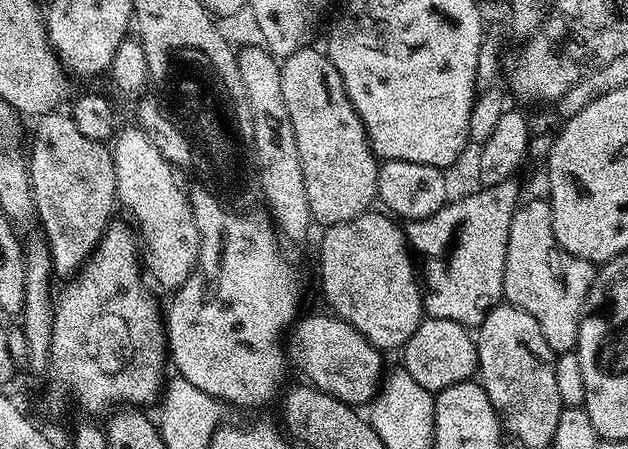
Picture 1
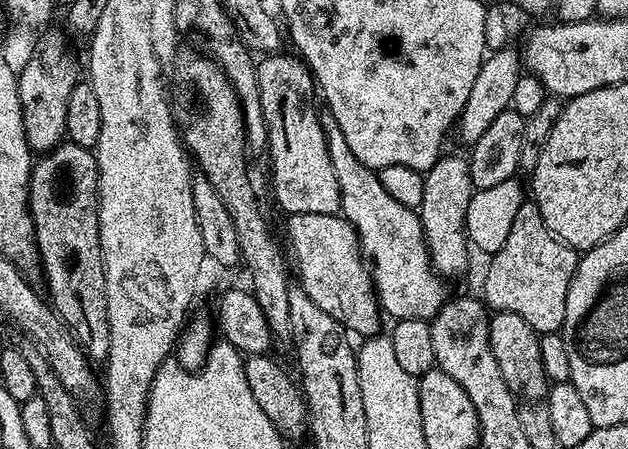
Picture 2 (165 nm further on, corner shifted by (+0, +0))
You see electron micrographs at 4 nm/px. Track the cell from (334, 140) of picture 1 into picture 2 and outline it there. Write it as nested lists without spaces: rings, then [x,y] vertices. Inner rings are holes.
[[[268,54],[256,65],[258,94],[262,98],[262,114],[268,127],[268,147],[266,156],[272,159],[272,192],[280,203],[284,214],[330,214],[340,212],[340,191],[338,178],[334,176],[334,166],[330,164],[330,154],[324,137],[324,127],[320,124],[320,112],[312,109],[304,101],[304,96],[314,92],[312,72],[303,60],[295,55]]]

